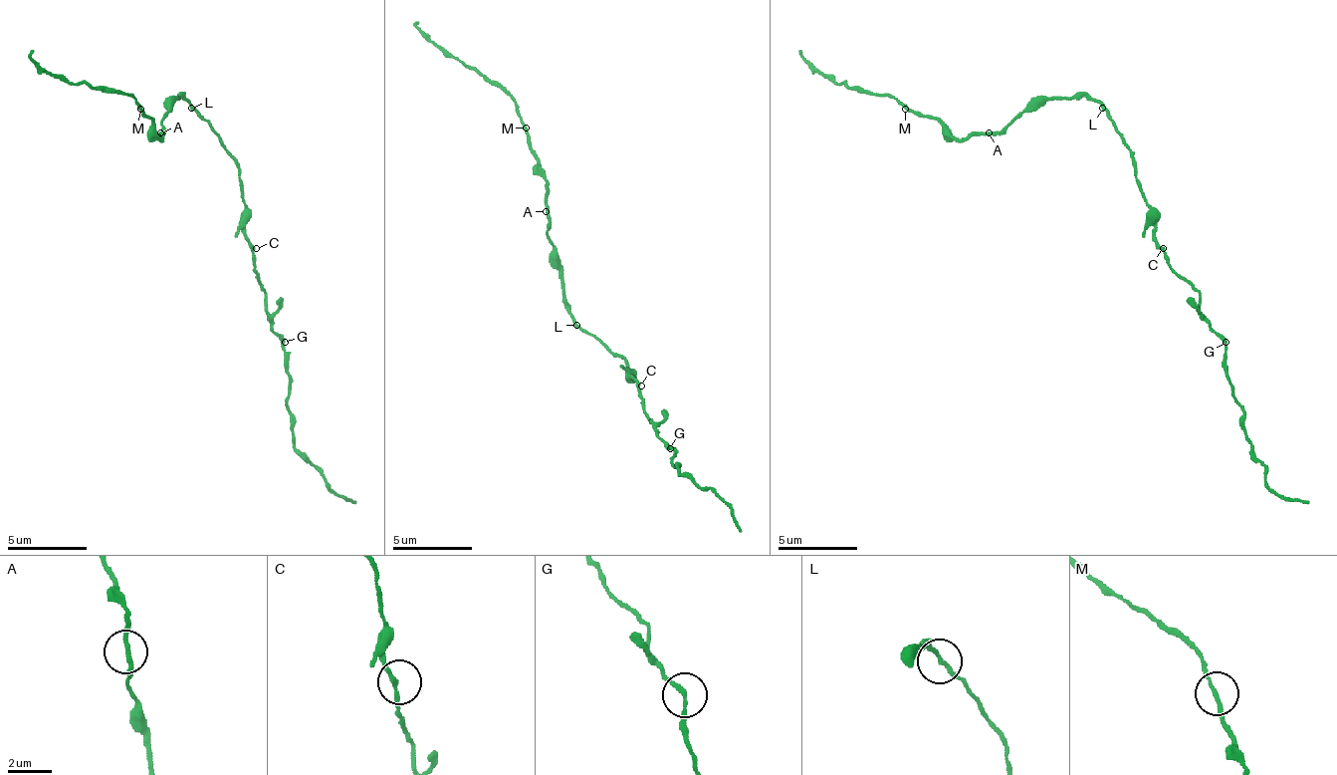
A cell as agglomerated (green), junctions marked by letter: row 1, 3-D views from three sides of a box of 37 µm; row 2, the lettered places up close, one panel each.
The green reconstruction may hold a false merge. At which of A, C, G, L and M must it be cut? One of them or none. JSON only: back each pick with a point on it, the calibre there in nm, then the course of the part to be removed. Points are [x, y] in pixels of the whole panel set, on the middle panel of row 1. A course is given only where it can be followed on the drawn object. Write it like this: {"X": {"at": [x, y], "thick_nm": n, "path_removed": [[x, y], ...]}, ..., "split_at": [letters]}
{"split_at": []}

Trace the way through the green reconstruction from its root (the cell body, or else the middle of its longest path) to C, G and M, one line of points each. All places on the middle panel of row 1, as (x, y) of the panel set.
C: (609, 350), (625, 358), (629, 374), (641, 386)
G: (609, 350), (625, 358), (629, 374), (637, 382), (637, 397), (653, 421), (657, 437), (669, 449)
M: (609, 350), (569, 310), (561, 259), (550, 239), (546, 219), (546, 175), (530, 147), (526, 128)

